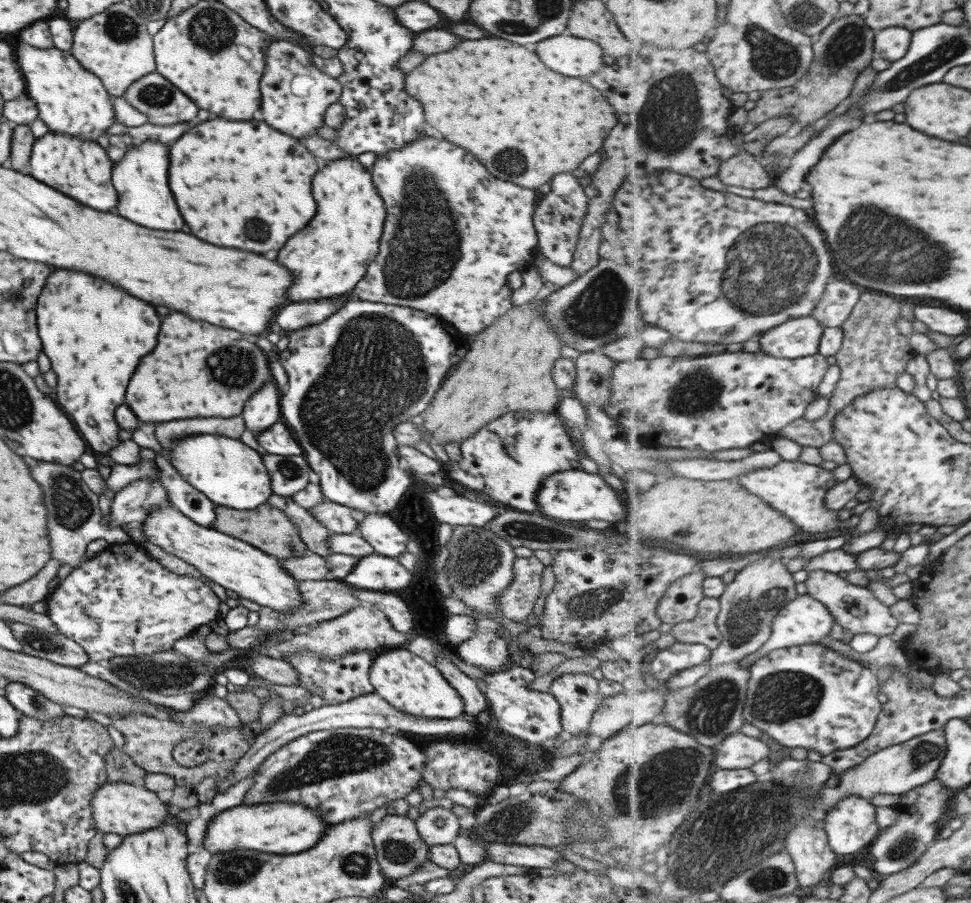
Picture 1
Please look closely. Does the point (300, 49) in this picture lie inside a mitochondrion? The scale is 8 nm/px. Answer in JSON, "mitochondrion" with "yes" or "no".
{"mitochondrion":"no"}

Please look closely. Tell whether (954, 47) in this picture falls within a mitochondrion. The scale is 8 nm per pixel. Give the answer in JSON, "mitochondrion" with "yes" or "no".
{"mitochondrion":"yes"}

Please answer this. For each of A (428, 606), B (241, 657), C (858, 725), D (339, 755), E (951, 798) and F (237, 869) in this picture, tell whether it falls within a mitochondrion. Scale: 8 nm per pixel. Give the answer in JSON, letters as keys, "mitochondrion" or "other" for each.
{"A":"mitochondrion","B":"other","C":"other","D":"mitochondrion","E":"other","F":"mitochondrion"}

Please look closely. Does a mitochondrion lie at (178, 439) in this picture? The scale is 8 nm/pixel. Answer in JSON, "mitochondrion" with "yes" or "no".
{"mitochondrion":"no"}

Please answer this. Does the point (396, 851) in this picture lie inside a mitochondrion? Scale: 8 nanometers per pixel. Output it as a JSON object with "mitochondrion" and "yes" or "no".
{"mitochondrion":"yes"}

